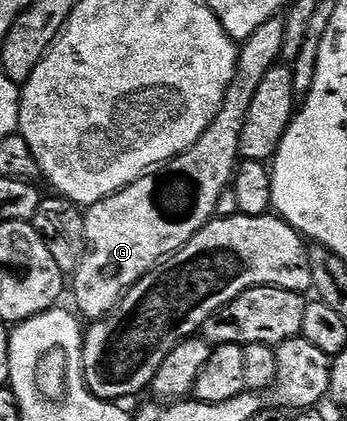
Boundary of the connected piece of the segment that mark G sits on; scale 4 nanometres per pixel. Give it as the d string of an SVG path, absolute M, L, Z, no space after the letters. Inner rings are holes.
M271 17L249 39L238 46L239 58L233 71L233 83L229 83L229 91L225 91L225 99L221 103L221 111L209 123L209 127L181 155L172 161L158 166L143 174L141 179L134 181L129 187L101 199L101 203L90 206L85 213L85 255L78 265L78 271L73 274L73 297L77 303L76 310L89 321L99 320L107 316L115 308L120 298L140 279L155 268L160 261L173 256L178 249L185 247L197 231L205 228L215 217L217 199L232 184L235 170L241 160L241 131L245 128L245 118L249 115L249 106L253 104L253 95L257 95L257 87L261 87L261 79L269 75L274 65L280 64L285 43L283 30L284 18Z

